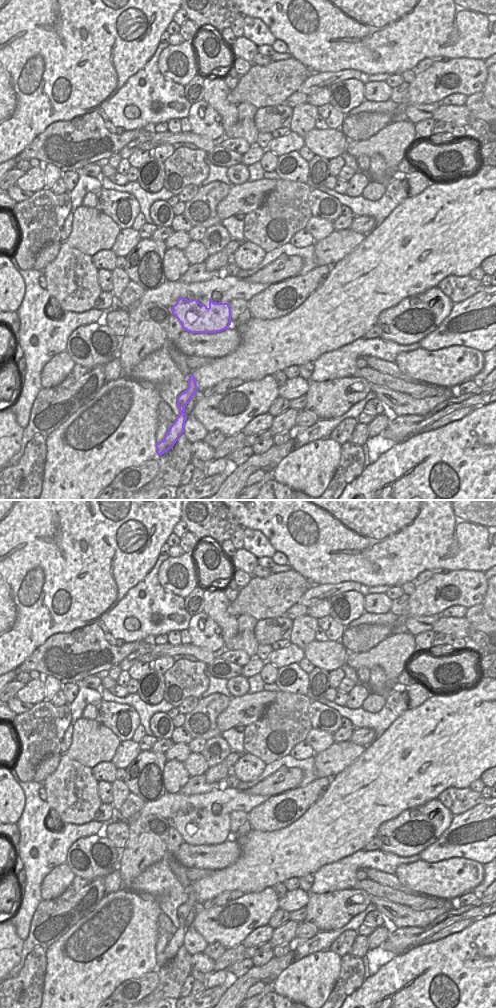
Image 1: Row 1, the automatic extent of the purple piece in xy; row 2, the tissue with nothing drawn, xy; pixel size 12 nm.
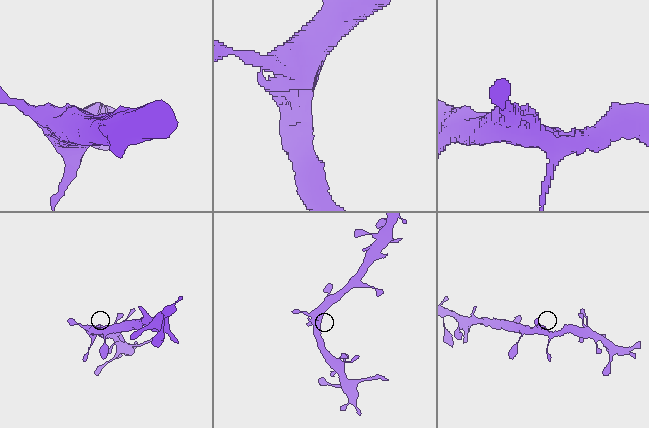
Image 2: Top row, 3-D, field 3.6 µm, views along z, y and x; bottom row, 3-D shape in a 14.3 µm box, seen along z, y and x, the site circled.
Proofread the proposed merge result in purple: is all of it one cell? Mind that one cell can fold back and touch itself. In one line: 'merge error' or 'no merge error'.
no merge error

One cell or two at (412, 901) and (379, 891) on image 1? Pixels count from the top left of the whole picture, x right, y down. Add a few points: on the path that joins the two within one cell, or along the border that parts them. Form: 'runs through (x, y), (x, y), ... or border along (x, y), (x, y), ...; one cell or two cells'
runs through (404, 899), (387, 892); one cell

